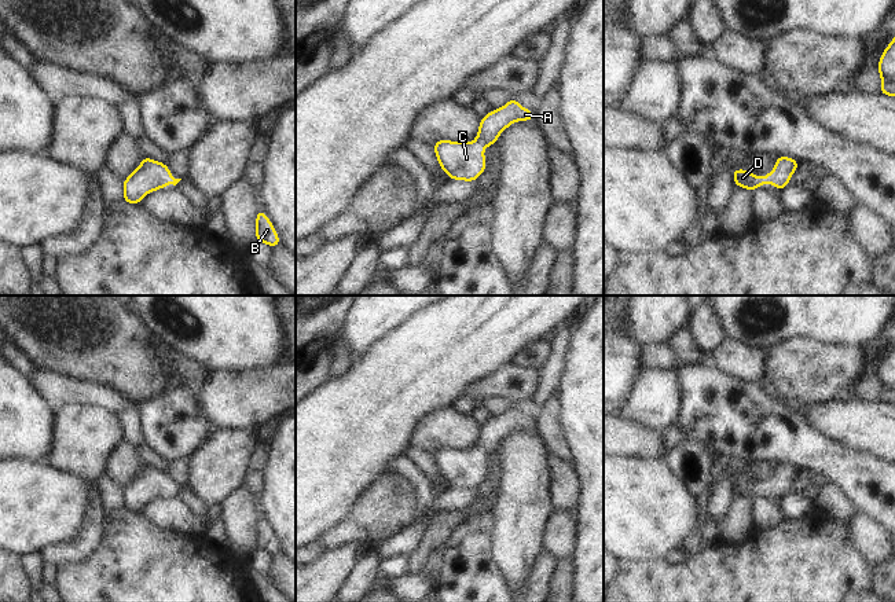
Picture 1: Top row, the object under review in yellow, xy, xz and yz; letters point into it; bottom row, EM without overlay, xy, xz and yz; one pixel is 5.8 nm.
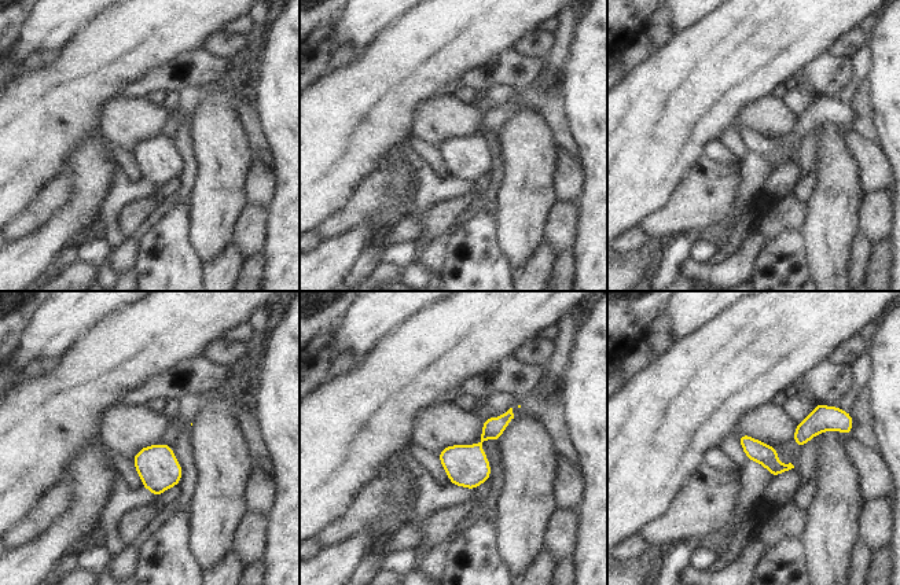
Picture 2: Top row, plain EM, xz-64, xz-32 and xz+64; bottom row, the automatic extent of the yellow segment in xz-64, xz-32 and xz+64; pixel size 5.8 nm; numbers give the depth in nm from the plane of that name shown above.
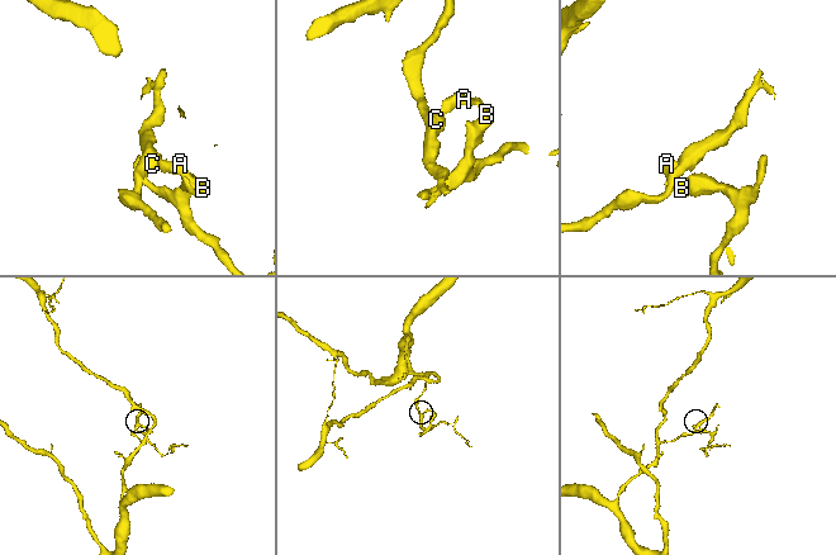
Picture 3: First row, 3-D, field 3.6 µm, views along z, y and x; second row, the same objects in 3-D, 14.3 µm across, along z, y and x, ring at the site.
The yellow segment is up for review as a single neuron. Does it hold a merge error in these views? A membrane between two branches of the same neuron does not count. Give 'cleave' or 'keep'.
keep

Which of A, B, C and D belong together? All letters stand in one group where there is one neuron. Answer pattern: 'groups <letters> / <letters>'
groups A B C D

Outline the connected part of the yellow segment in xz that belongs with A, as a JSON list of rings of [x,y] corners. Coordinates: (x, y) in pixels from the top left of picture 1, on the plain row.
[[[514,405],[481,426],[474,449],[441,447],[432,455],[450,488],[476,489],[487,477],[484,456],[495,452],[506,436],[518,429],[535,427],[535,421]]]

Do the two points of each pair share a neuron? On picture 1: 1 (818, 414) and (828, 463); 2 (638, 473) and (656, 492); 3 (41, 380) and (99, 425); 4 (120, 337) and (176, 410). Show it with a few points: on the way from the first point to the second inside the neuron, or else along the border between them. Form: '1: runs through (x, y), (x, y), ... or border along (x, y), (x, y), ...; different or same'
1: border along (799, 411), (813, 428), (828, 439), (851, 448); different
2: runs through (641, 477), (652, 488); same
3: border along (106, 410), (98, 406), (62, 406), (55, 411); different
4: border along (178, 384), (172, 384), (136, 403); different

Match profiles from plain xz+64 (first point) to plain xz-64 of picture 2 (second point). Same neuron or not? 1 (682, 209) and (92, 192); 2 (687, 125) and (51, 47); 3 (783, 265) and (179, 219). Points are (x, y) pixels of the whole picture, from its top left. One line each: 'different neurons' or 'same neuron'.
1: different neurons
2: different neurons
3: same neuron

